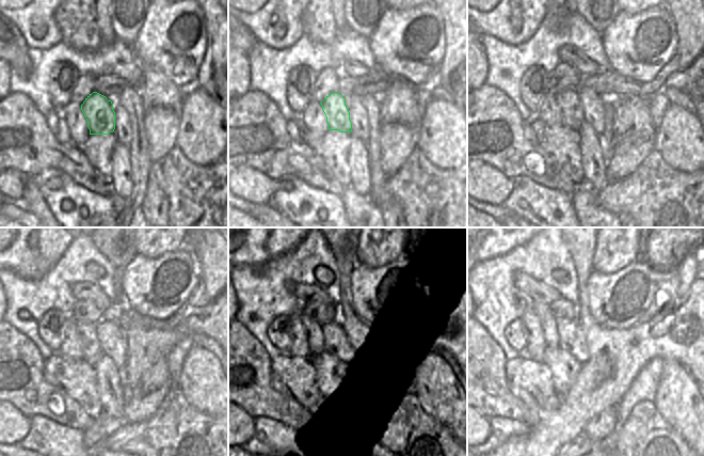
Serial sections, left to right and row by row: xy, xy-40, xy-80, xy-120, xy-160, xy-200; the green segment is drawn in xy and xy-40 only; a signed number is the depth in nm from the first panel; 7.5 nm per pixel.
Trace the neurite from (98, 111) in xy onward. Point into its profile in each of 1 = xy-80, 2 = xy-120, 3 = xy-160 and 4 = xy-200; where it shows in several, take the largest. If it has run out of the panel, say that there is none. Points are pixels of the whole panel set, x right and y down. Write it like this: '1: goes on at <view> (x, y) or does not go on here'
1: goes on at xy-80 (568, 99)
2: goes on at xy-120 (92, 351)
3: goes on at xy-160 (315, 340)
4: goes on at xy-200 (548, 323)

